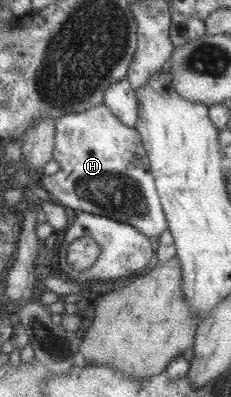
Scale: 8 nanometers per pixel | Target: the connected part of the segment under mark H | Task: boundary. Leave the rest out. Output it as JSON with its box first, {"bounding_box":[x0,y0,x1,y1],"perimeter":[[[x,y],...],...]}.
{"bounding_box":[39,104,167,240],"perimeter":[[[98,104],[84,112],[66,113],[54,119],[54,140],[51,152],[59,169],[51,175],[43,175],[39,185],[44,188],[53,202],[65,207],[73,214],[76,211],[106,216],[137,228],[150,240],[167,229],[159,196],[155,190],[152,174],[149,171],[148,157],[139,133],[135,128],[122,124],[109,108]]]}

